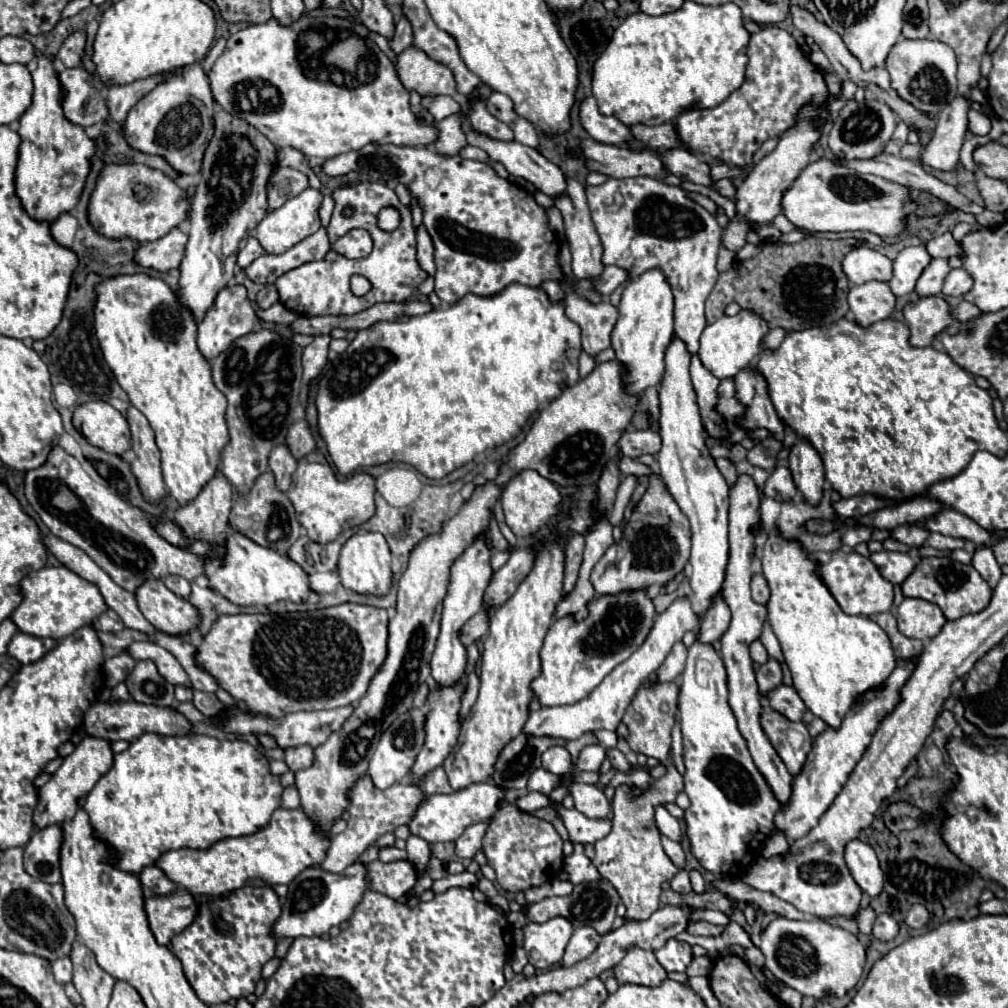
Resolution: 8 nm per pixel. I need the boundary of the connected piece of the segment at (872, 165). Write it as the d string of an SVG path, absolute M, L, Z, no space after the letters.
M878 154L876 158L870 160L852 160L852 162L844 162L834 158L834 162L838 166L848 166L856 172L862 174L876 174L880 178L904 184L908 188L918 188L924 192L930 192L932 196L940 198L944 204L964 210L964 212L972 212L974 215L981 214L985 208L974 202L970 202L968 198L964 198L954 186L948 186L944 182L940 182L938 178L926 174L918 162L914 160L904 160L898 156L888 156L888 154Z

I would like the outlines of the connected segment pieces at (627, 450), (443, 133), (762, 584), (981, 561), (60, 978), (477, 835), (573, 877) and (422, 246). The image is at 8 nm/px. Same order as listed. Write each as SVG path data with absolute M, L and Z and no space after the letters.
M624 430L618 438L618 450L630 458L656 454L660 450L660 436L654 430Z
M448 116L448 118L440 120L438 130L440 130L440 136L434 146L444 156L454 156L460 152L460 148L464 148L468 144L464 138L464 132L460 128L460 116Z
M754 574L752 578L752 600L758 604L766 604L770 598L770 588L768 582L762 574Z
M986 546L976 548L976 552L974 552L974 568L980 572L980 576L992 588L996 588L1002 572L1000 572L1000 566L998 566L998 562L996 562L996 558L994 558L994 554L992 554L990 548L986 548Z
M60 958L52 964L52 972L54 972L54 978L58 984L68 984L72 980L72 962L70 958Z
M474 824L464 830L464 834L456 840L456 854L460 858L472 858L482 848L482 838L486 834L488 824Z
M574 844L574 850L570 856L564 858L564 870L570 874L570 882L572 884L580 884L580 882L590 882L590 880L598 880L600 874L598 870L590 864L590 860L584 856L584 850L580 844Z
M424 226L418 228L416 232L416 242L418 242L418 264L420 268L428 274L428 276L434 276L434 244L428 236L428 232L424 230Z

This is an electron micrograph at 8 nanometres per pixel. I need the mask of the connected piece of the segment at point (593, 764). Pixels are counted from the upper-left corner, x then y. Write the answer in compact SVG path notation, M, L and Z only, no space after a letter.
M602 744L586 746L579 755L576 765L572 768L572 774L580 771L599 771L600 764L606 758L606 750Z

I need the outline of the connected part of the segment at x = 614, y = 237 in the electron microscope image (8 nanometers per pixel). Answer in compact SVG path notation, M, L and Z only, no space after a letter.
M610 178L600 186L586 186L586 198L592 212L594 226L604 244L602 262L622 266L630 272L630 280L636 280L644 270L658 268L666 274L672 294L676 298L674 308L674 332L686 342L692 352L690 376L698 394L698 406L704 426L710 436L726 436L728 430L716 414L716 388L718 378L712 376L698 360L698 340L706 326L704 302L718 280L716 256L722 246L722 228L716 218L700 204L688 198L688 192L680 186L668 186L656 178Z

